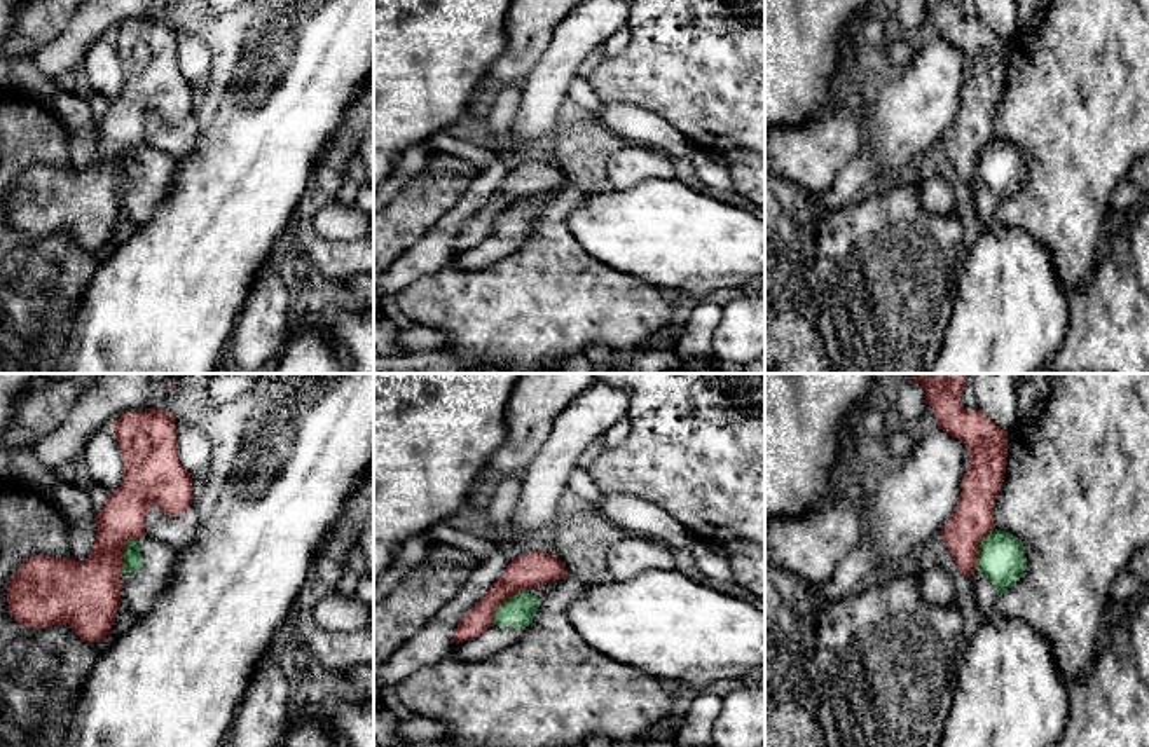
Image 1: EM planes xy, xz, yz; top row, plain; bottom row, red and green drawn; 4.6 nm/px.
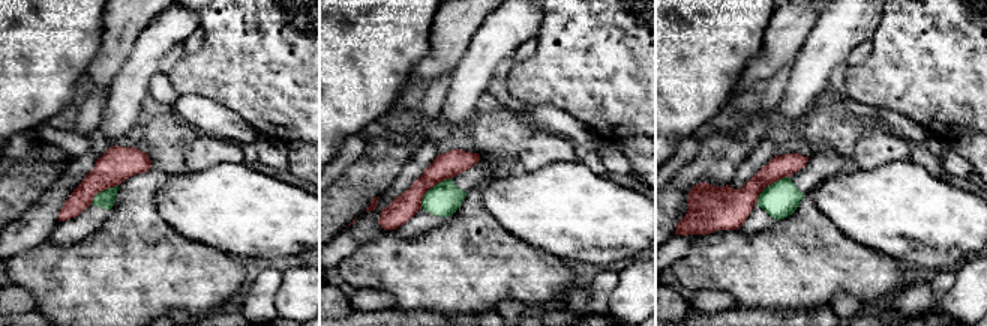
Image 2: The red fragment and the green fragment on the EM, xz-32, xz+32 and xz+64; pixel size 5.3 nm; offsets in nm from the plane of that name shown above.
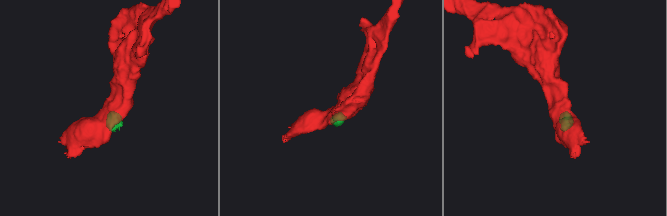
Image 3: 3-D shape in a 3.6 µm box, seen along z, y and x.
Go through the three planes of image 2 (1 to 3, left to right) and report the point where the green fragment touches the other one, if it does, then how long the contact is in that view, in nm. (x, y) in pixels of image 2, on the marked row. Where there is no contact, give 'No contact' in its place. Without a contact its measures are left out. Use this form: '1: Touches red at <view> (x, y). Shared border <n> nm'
1: Touches red at xz-32 (102, 190). Shared border 190 nm
2: Touches red at xz+32 (431, 187). Shared border 220 nm
3: Touches red at xz+64 (770, 184). Shared border 240 nm

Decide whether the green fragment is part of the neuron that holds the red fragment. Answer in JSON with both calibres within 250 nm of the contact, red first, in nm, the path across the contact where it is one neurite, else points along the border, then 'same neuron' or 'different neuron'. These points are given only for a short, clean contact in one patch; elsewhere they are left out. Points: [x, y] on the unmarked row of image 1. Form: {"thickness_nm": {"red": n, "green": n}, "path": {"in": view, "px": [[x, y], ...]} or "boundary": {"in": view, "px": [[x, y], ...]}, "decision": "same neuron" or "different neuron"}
{"thickness_nm": {"red": 160, "green": 150}, "boundary": {"in": "xz", "px": [[528, 198], [505, 208], [493, 231]]}, "decision": "different neuron"}

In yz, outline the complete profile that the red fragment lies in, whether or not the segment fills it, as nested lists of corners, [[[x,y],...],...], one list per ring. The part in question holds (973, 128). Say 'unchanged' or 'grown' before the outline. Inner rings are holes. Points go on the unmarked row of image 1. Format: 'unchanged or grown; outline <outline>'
unchanged; outline [[[925,0],[925,14],[932,16],[938,37],[969,59],[959,112],[941,136],[957,178],[969,187],[978,175],[981,148],[995,140],[994,113],[1006,82],[1008,40],[983,21],[967,19],[960,5],[962,0]]]

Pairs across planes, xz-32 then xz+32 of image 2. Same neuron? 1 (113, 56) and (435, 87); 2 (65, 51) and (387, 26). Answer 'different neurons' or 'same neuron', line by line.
1: different neurons
2: same neuron

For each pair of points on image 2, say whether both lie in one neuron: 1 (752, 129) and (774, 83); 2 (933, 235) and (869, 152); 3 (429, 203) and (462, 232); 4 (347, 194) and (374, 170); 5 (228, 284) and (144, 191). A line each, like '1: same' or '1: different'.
1: different
2: different
3: different
4: same
5: same

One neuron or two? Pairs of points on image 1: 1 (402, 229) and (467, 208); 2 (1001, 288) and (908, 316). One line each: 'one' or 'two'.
1: two
2: two

